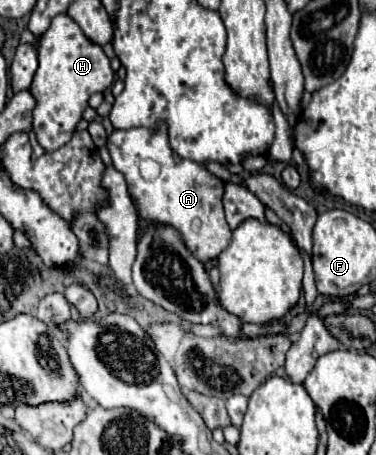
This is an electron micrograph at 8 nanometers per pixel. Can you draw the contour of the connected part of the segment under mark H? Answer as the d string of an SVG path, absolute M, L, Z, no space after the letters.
M53 17L51 27L39 39L39 67L29 87L37 99L37 107L33 111L33 131L39 145L47 153L65 145L81 121L83 111L89 105L89 97L97 91L105 91L113 79L115 73L103 49L93 45L71 17Z

